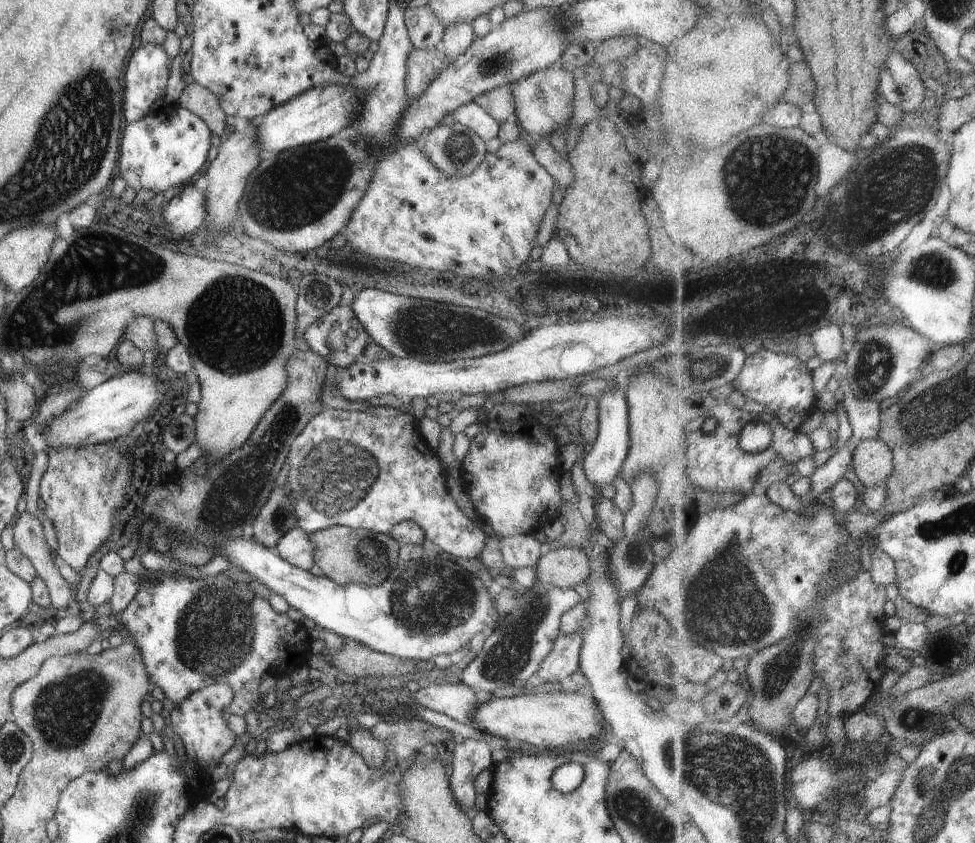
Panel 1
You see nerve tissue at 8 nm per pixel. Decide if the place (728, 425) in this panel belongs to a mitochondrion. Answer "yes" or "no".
no

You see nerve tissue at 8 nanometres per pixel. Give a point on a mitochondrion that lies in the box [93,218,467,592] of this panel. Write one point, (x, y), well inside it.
(239, 303)

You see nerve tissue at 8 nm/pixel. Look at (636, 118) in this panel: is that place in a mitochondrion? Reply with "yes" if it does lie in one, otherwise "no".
no

